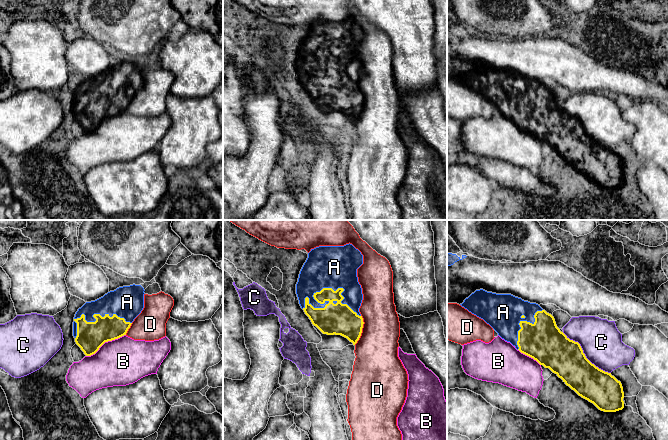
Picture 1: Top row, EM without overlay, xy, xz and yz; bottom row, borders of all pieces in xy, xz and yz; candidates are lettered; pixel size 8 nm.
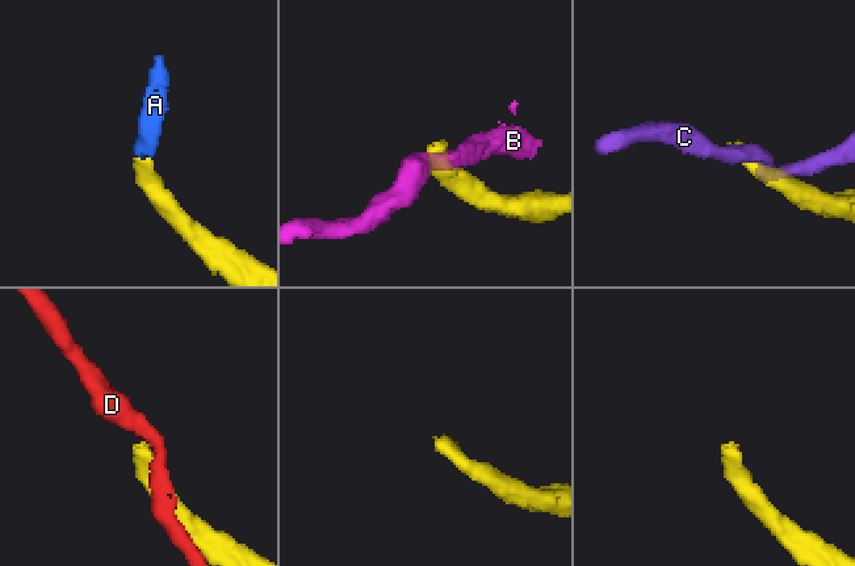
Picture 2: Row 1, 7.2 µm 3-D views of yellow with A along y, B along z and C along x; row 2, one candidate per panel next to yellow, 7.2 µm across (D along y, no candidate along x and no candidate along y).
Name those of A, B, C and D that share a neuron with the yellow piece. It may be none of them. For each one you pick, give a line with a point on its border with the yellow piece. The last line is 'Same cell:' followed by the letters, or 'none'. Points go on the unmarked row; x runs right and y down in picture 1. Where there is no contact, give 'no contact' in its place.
A: contact xz (326, 64)
Same cell: A

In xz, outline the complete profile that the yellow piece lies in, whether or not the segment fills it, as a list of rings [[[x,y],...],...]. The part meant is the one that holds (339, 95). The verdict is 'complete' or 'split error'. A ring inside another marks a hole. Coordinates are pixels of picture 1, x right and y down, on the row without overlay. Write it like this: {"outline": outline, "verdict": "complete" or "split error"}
{"outline": [[[352,20],[319,22],[308,29],[296,60],[301,84],[312,100],[323,110],[341,111],[355,121],[359,116],[363,94],[359,88],[363,76],[357,45],[363,40],[363,31]]], "verdict": "split error"}

